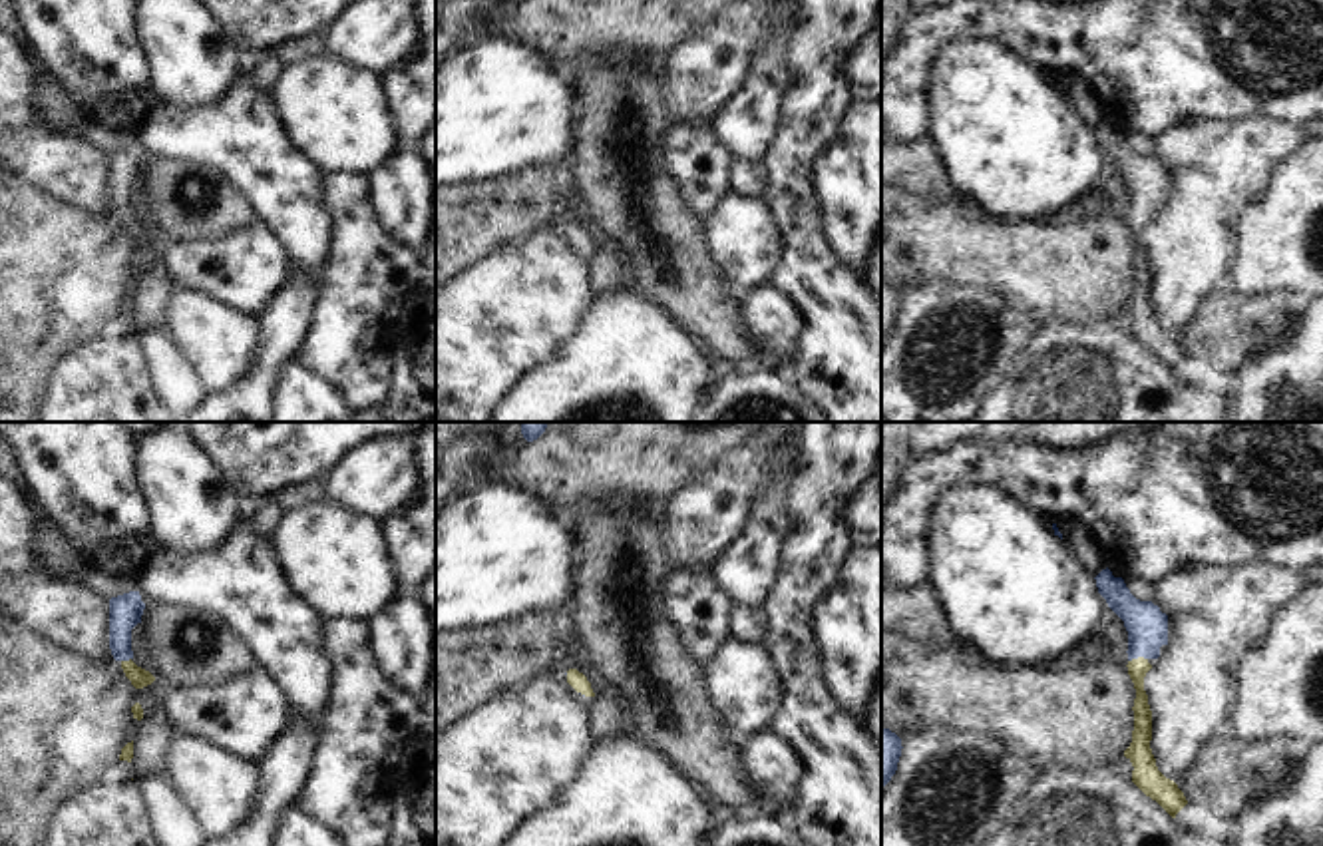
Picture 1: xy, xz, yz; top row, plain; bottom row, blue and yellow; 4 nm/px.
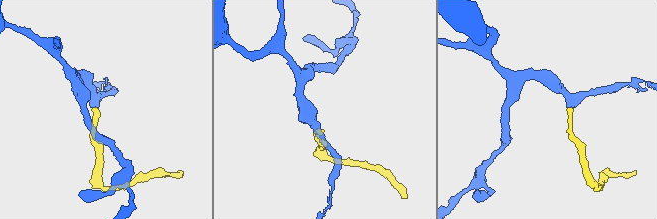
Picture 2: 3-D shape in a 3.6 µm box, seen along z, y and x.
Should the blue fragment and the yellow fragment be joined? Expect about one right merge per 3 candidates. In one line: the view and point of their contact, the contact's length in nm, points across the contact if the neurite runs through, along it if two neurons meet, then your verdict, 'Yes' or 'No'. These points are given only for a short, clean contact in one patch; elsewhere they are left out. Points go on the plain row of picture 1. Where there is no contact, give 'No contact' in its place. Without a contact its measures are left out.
Touches blue at yz (1136, 211). Shared border 80 nm. Path across: yz (1146, 180), (1144, 198), (1136, 211), (1136, 221). Yes.

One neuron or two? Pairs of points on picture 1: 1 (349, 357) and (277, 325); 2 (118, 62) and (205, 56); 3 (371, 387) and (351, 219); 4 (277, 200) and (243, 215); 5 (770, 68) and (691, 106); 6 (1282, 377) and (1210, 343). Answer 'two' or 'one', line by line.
1: two
2: two
3: one
4: two
5: two
6: two

